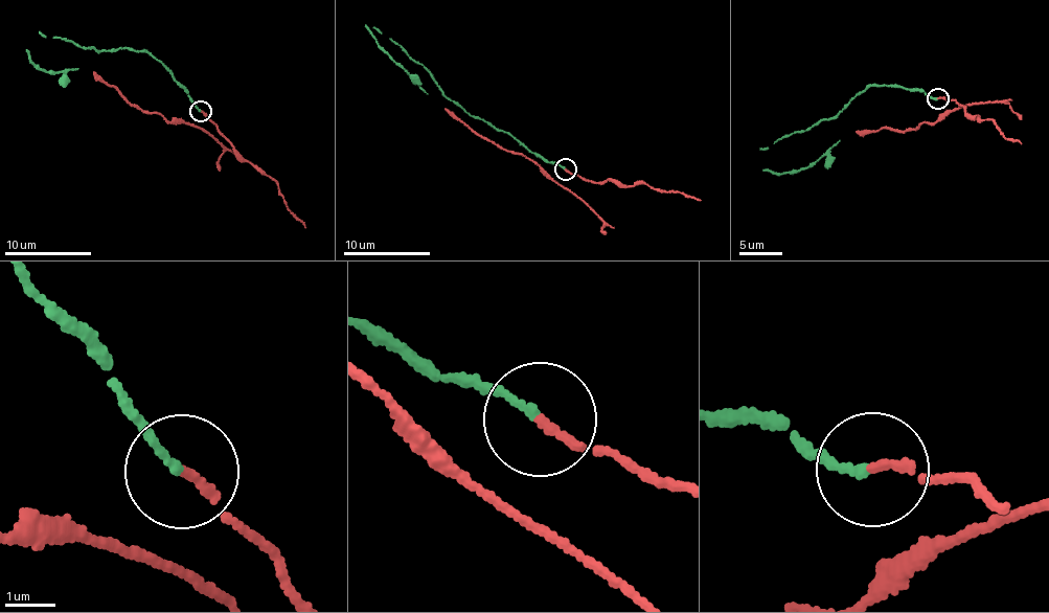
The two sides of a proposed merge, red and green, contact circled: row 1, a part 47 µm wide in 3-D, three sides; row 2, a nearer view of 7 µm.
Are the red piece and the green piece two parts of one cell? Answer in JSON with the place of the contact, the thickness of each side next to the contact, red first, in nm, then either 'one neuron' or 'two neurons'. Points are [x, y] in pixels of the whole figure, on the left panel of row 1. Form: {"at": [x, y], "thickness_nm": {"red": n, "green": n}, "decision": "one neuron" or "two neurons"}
{"at": [200, 111], "thickness_nm": {"red": 180, "green": 150}, "decision": "one neuron"}

